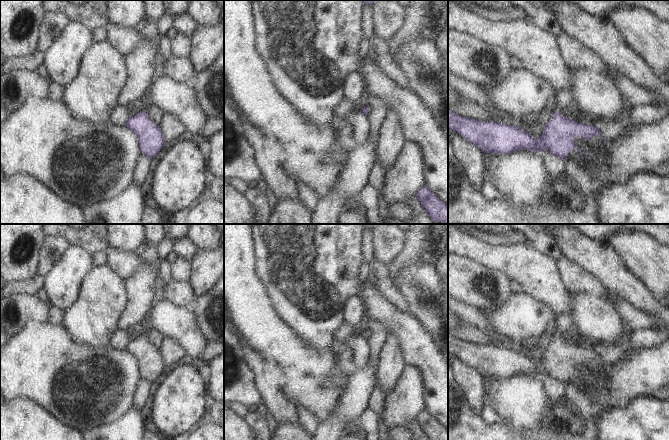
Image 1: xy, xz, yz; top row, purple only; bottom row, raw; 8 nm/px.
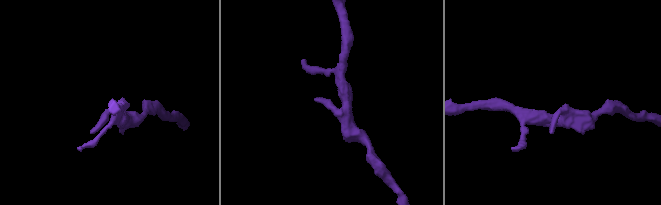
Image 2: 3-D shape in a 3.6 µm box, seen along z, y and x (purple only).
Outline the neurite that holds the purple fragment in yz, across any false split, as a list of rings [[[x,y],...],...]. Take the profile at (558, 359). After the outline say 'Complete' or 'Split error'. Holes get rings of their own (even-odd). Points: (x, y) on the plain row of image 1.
[[[562,311],[555,316],[555,333],[552,343],[544,350],[541,360],[536,363],[530,357],[524,355],[518,349],[509,349],[506,347],[485,346],[457,339],[448,333],[448,354],[456,355],[468,365],[480,371],[484,377],[505,378],[518,374],[529,374],[536,377],[546,373],[551,378],[565,383],[569,377],[575,373],[574,363],[582,361],[582,364],[591,364],[593,360],[599,360],[602,357],[593,349],[578,347],[571,342],[561,339],[561,335],[573,328],[572,315],[568,311]]]. Split error

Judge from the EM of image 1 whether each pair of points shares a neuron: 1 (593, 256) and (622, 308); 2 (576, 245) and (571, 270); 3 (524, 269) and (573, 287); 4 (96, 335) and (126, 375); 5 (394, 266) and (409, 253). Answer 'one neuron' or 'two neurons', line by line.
1: two neurons
2: two neurons
3: two neurons
4: two neurons
5: one neuron

